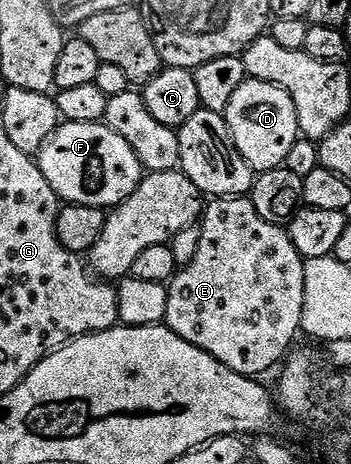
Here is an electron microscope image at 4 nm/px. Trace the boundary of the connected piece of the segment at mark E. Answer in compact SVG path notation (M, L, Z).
M247 196L222 197L207 202L202 214L198 251L168 285L164 321L186 343L194 343L218 363L243 377L259 378L259 373L281 364L289 356L296 333L301 332L304 302L304 262L294 247L287 228L272 225L258 215Z

